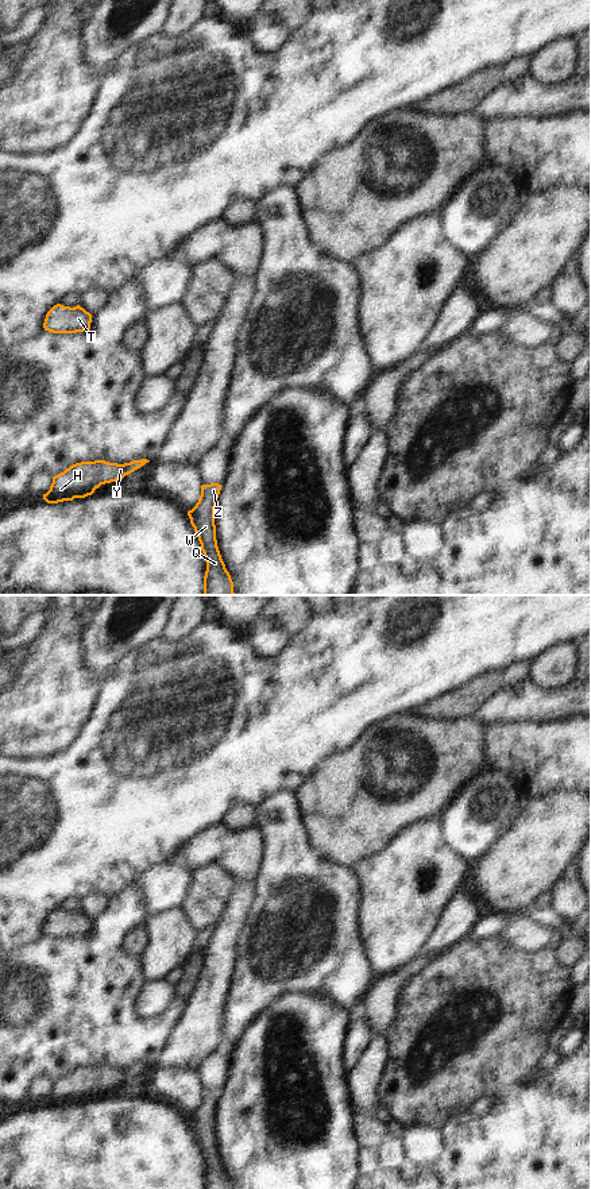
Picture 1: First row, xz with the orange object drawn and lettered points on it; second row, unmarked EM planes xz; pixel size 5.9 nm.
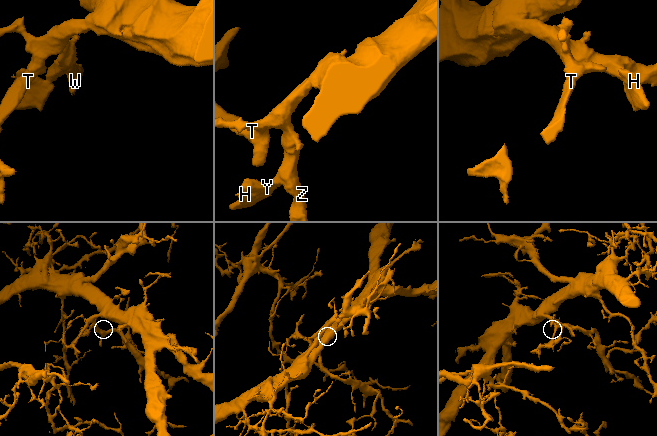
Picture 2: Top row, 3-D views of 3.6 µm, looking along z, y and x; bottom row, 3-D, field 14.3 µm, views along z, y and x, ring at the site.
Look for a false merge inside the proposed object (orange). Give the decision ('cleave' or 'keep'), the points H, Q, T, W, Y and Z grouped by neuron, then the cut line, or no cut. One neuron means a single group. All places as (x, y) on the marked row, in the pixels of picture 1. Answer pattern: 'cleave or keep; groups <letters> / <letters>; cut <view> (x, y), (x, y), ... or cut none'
keep; groups H Q T W Y Z; cut none

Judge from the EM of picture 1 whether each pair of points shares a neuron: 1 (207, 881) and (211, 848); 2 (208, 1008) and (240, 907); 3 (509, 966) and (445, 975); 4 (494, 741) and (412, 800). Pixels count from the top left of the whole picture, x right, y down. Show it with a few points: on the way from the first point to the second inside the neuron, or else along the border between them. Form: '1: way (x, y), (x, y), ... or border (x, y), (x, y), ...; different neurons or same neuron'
1: border (192, 869), (220, 865), (236, 881); different neurons
2: way (212, 983), (226, 933); same neuron
3: way (493, 975), (462, 975); same neuron
4: border (483, 725), (483, 752), (489, 767); different neurons

